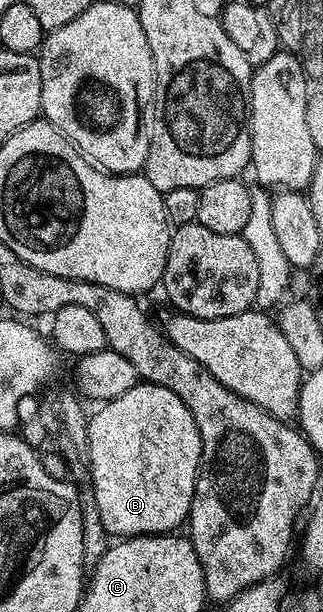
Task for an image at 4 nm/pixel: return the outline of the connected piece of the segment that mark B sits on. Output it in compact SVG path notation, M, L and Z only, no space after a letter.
M141 381L136 386L130 388L128 392L123 392L122 396L116 399L105 401L101 405L97 414L93 413L88 420L88 447L90 448L90 492L96 501L98 508L98 516L102 520L102 528L106 528L109 536L115 536L117 539L135 538L141 534L166 534L176 532L176 530L185 525L188 521L188 513L192 507L192 497L194 496L194 488L196 487L196 474L200 471L200 453L202 452L202 440L198 432L198 424L194 420L194 416L190 412L190 408L186 408L186 404L182 404L182 400L178 400L178 396L174 396L174 392L170 392L170 388L162 388L155 386L153 382Z

